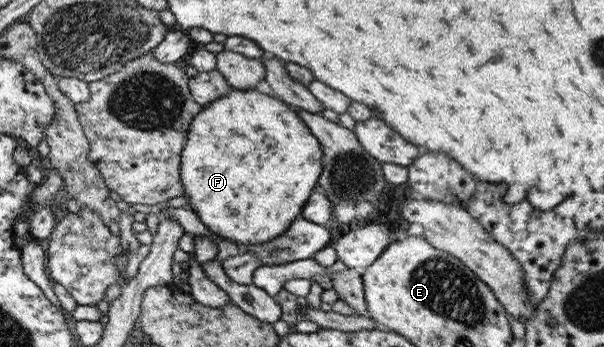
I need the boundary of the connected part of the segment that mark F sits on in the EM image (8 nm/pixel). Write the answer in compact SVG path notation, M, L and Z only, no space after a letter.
M264 86L241 90L240 88L232 89L226 92L224 96L214 100L211 104L204 107L198 119L194 120L194 127L190 127L190 143L186 143L186 155L181 155L182 179L186 179L186 194L190 200L192 210L200 216L202 223L206 224L210 232L230 241L244 245L262 244L262 242L272 242L281 237L290 225L293 225L294 218L301 215L306 202L309 202L310 195L319 183L318 177L321 177L324 169L324 149L321 143L312 132L309 131L305 120L301 118L296 110L292 111L286 102L283 102L276 95L268 91Z

